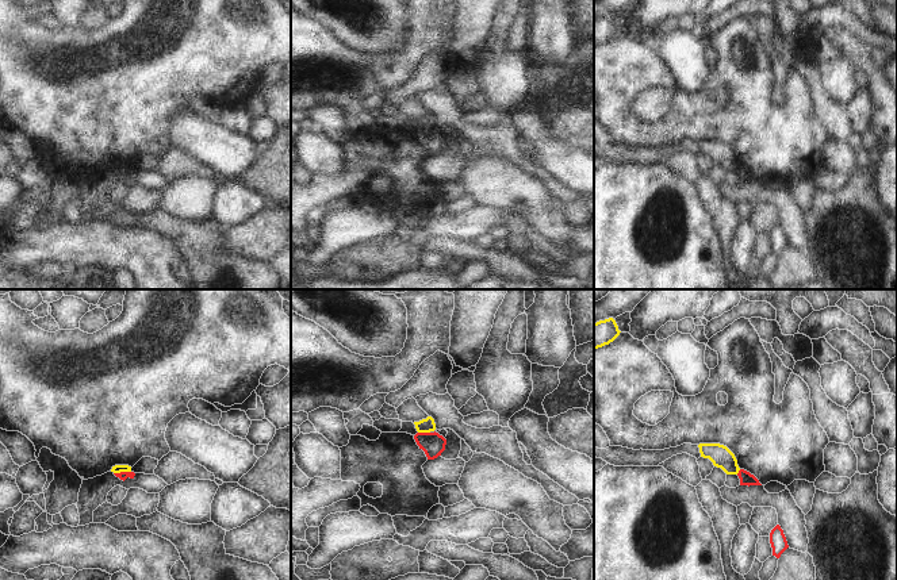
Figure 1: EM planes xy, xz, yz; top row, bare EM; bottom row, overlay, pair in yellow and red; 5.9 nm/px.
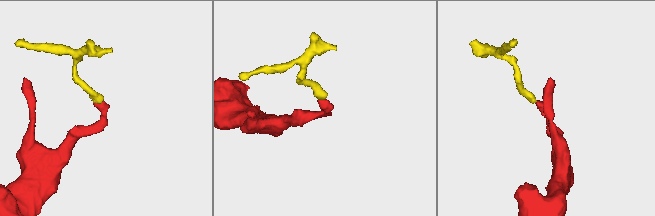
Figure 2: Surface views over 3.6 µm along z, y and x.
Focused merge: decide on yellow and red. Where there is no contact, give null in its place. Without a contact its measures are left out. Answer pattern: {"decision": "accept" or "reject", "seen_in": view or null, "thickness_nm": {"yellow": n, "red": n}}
{"decision": "reject", "seen_in": "xy", "thickness_nm": {"yellow": 50, "red": 50}}

